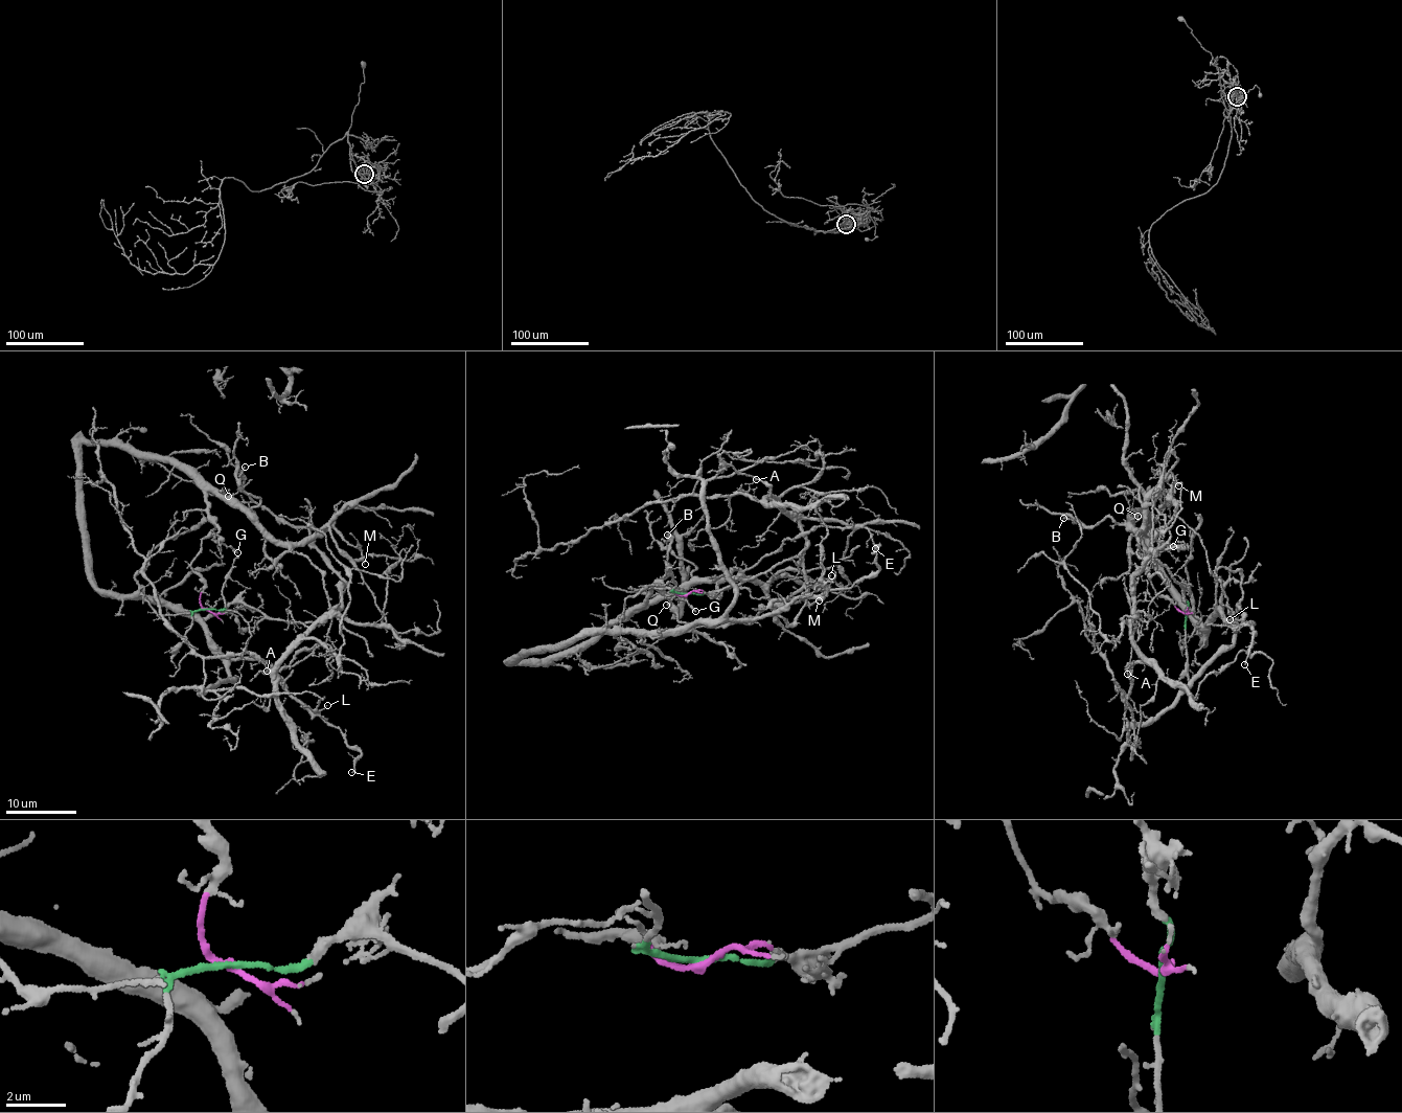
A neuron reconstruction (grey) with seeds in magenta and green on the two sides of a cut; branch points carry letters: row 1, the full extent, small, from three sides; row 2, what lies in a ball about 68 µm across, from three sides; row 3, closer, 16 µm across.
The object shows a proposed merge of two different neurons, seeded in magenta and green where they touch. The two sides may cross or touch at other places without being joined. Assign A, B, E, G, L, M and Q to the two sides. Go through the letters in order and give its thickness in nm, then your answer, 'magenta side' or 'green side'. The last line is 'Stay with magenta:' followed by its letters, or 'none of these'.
A: 100 nm | green side
B: 130 nm | magenta side
E: 160 nm | magenta side
G: 240 nm | magenta side
L: 100 nm | magenta side
M: 180 nm | magenta side
Q: 170 nm | magenta side
Stay with magenta: B, E, G, L, M, Q

